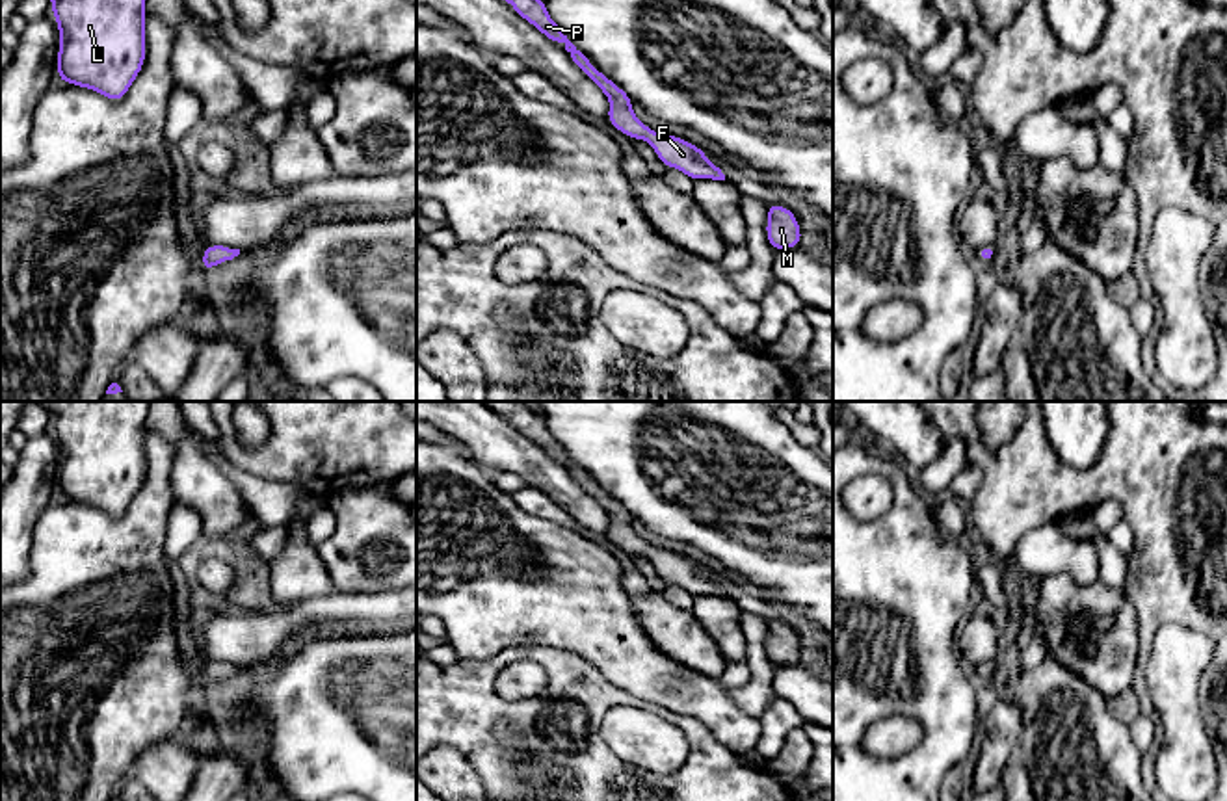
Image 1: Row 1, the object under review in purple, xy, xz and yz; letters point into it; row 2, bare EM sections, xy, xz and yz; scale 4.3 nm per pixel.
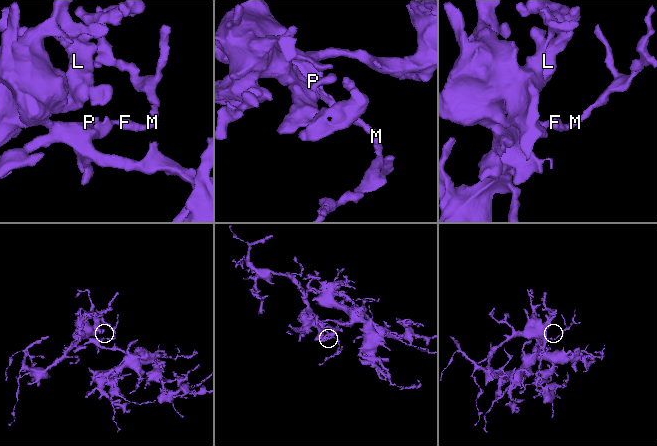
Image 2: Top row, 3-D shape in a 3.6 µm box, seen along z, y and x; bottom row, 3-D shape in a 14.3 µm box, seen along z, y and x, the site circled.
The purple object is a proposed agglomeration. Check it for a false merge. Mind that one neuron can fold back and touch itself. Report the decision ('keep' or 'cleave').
keep

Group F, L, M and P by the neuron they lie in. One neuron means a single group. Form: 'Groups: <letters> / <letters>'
Groups: F L M P

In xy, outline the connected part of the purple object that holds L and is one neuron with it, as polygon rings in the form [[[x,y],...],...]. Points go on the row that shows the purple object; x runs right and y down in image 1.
[[[50,0],[61,43],[58,80],[123,100],[145,63],[145,0]]]

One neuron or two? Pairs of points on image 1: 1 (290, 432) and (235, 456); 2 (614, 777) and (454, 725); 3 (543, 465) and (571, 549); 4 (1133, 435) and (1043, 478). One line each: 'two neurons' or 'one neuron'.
1: one neuron
2: one neuron
3: two neurons
4: one neuron

